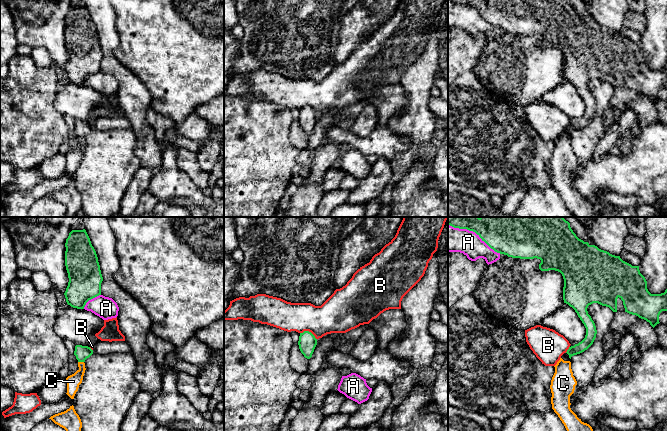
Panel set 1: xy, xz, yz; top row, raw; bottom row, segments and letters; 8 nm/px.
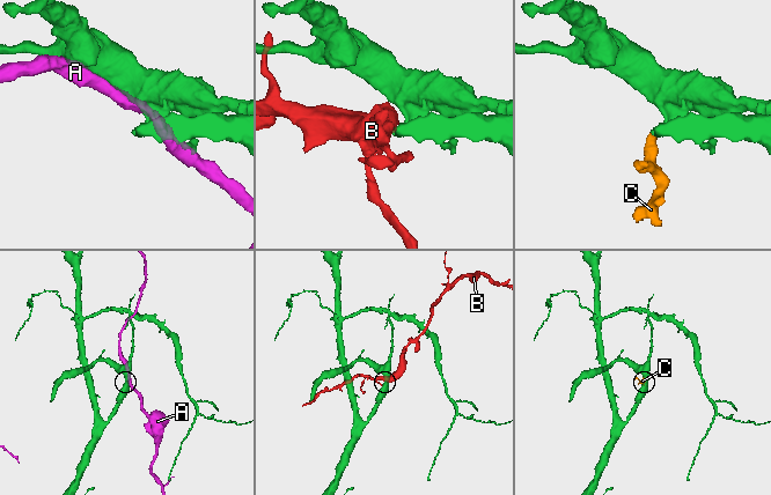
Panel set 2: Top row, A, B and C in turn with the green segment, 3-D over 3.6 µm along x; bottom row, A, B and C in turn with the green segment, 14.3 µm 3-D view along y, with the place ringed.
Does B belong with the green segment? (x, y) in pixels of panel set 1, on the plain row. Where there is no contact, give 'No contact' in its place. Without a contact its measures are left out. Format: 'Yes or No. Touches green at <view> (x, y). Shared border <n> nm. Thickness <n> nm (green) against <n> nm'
No. Touches green at xz (308, 107). Shared border 150 nm. Thickness 150 nm (green) against 280 nm

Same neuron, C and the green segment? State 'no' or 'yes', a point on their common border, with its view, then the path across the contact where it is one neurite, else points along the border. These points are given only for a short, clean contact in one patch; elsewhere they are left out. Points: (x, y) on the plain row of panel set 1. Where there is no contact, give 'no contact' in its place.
yes; meets green in xy at (81, 137); runs through xy (81, 128), (81, 137), (81, 147), (73, 157)

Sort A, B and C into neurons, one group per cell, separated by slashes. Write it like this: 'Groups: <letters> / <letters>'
Groups: A / B / C

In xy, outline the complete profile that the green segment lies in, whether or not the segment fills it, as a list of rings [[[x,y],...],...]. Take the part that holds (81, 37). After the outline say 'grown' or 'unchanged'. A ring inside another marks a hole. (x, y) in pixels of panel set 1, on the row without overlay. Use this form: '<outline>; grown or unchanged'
[[[85,5],[72,6],[65,23],[69,54],[64,69],[66,78],[73,84],[84,85],[89,76],[101,71],[103,53],[98,33]]]; unchanged

